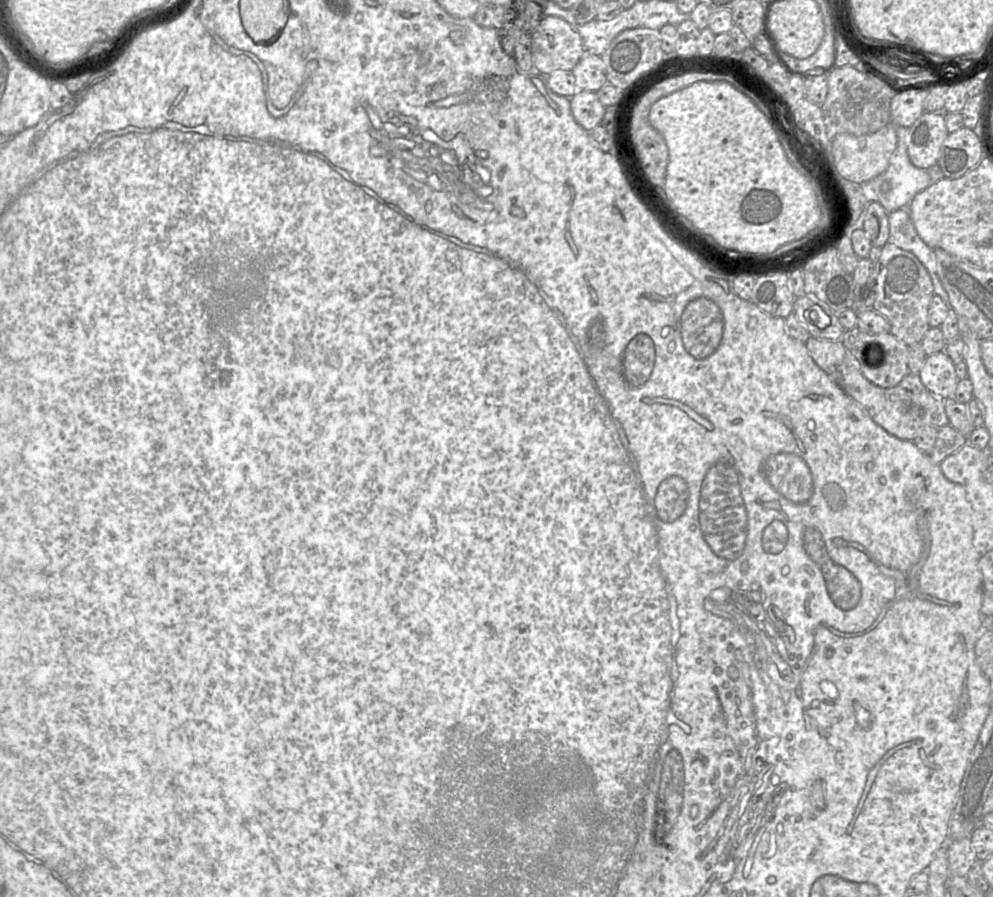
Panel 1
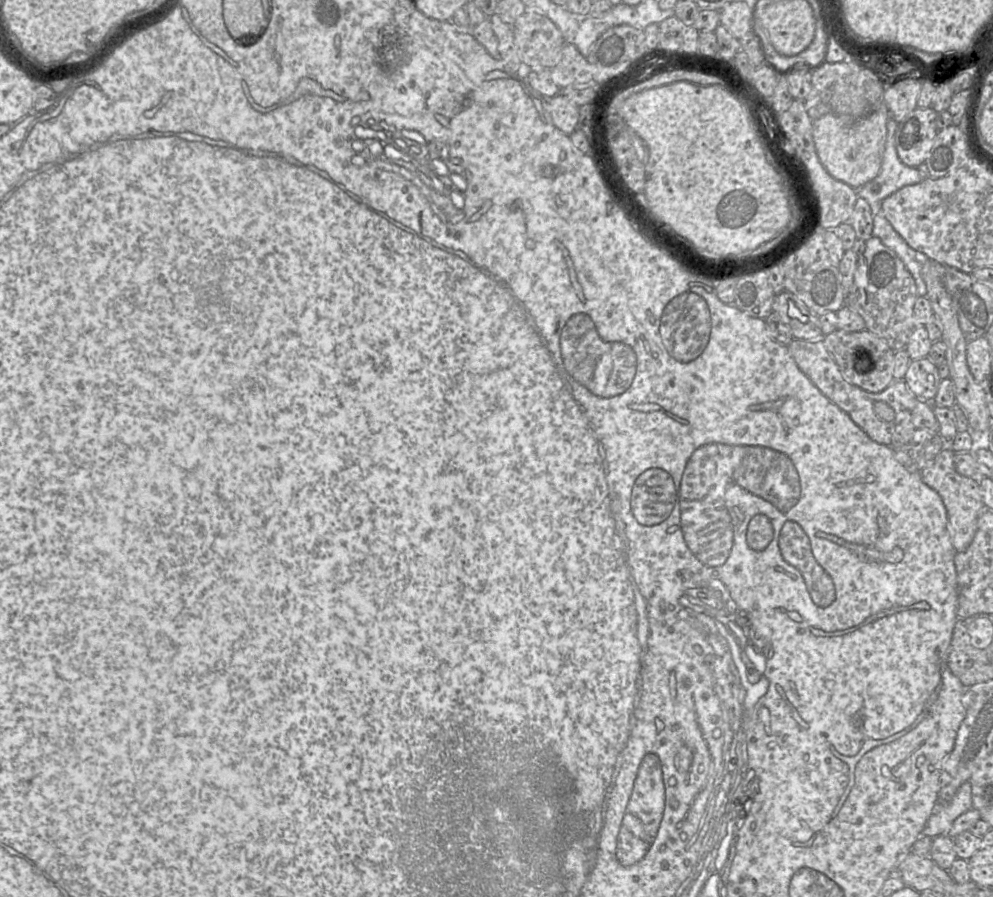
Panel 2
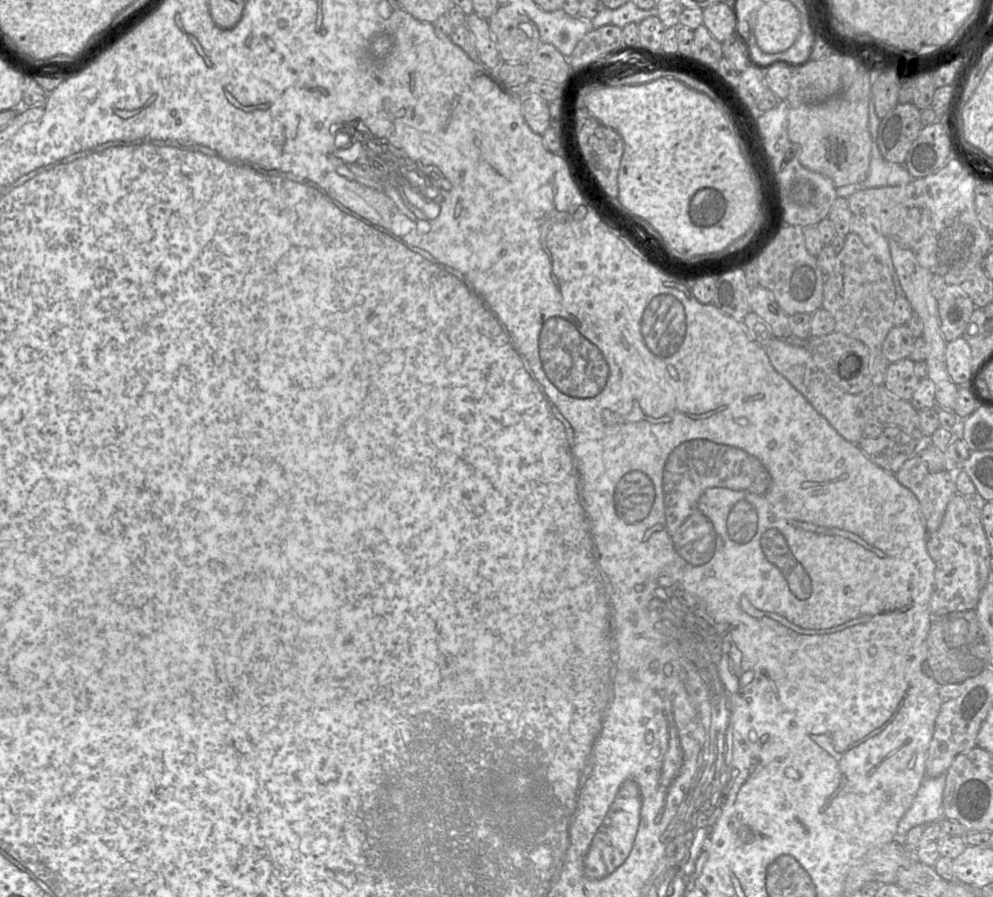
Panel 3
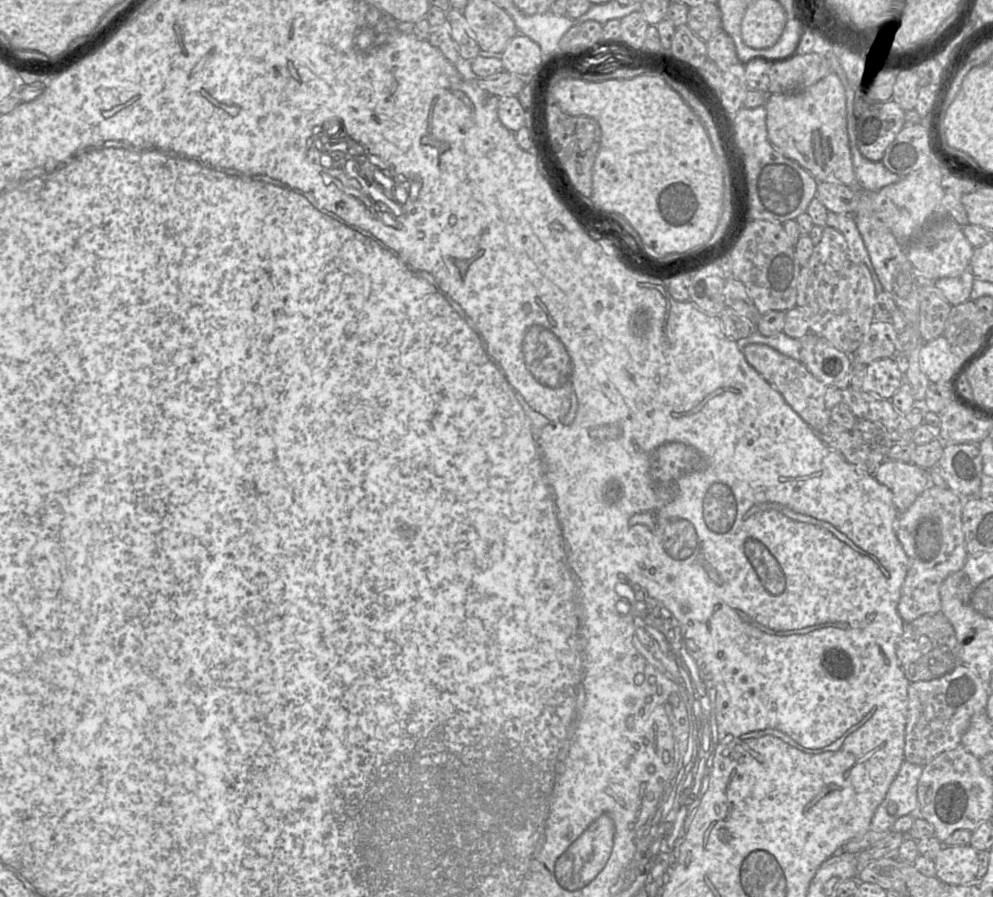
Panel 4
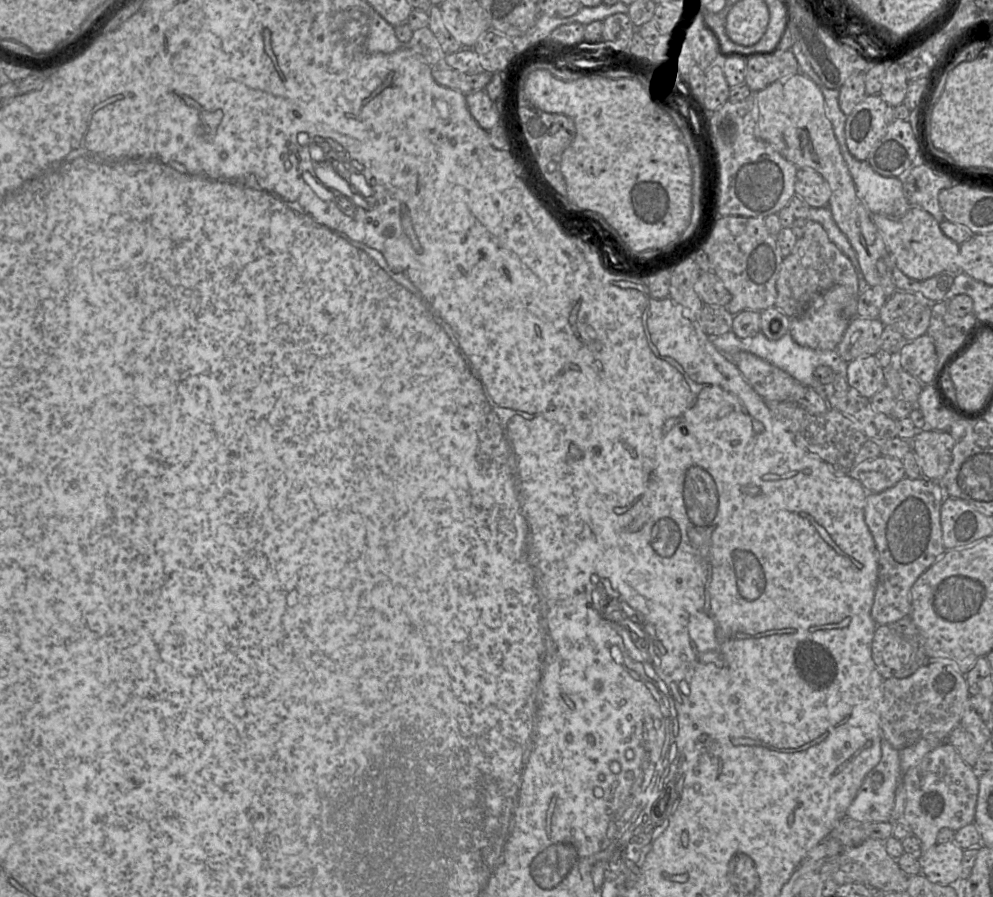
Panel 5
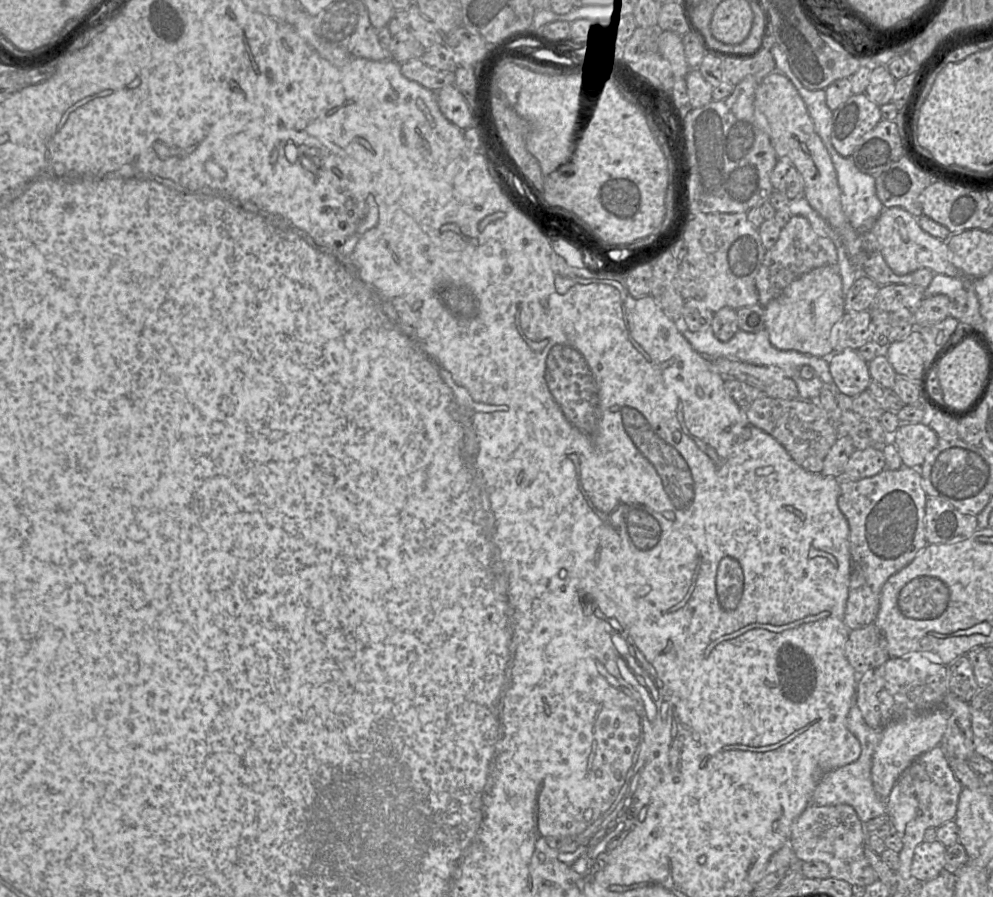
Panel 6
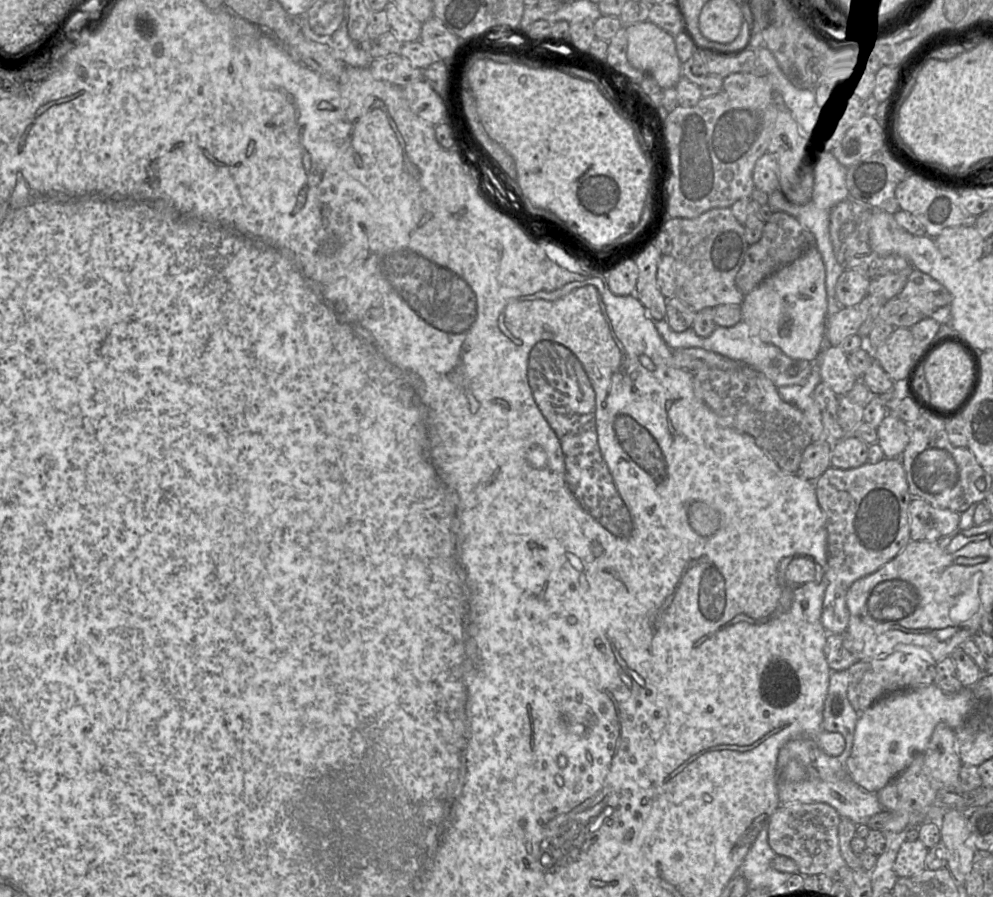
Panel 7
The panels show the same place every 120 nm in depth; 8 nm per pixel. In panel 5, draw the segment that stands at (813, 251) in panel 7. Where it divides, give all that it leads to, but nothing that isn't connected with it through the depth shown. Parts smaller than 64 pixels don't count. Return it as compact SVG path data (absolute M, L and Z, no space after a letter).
M835 285L831 287L829 290L814 299L801 315L790 317L791 321L788 333L800 346L817 350L836 350L836 347L841 341L849 323L854 317L858 316L857 298L858 295L854 294L852 290L846 286Z

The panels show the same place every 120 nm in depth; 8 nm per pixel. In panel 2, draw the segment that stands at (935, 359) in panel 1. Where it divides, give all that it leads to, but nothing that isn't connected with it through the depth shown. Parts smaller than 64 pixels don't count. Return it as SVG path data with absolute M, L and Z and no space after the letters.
M923 358L911 361L903 380L920 400L932 401L942 378L937 366Z

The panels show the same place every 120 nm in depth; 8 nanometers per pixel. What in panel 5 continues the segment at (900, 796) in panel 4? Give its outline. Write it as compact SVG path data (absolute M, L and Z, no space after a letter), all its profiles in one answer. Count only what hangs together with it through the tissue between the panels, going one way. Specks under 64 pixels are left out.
M883 739L881 759L865 777L847 816L866 823L890 821L896 790L901 782L899 751Z

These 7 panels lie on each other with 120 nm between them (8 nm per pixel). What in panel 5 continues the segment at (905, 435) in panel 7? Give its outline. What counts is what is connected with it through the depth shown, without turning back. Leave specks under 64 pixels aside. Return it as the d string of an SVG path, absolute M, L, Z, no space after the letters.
M921 429L911 440L911 451L923 477L939 482L946 474L955 445L947 431Z

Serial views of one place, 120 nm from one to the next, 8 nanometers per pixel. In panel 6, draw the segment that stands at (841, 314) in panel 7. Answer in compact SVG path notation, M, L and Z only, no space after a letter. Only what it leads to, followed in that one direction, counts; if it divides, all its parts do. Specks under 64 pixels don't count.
M846 311L833 326L831 344L835 351L857 350L871 340L870 311Z

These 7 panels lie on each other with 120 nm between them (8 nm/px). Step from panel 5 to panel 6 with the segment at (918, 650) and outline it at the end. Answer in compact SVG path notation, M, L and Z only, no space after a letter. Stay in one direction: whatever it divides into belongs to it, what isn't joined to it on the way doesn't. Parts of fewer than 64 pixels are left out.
M873 623L852 630L845 650L849 663L858 674L877 668L891 658L885 637Z

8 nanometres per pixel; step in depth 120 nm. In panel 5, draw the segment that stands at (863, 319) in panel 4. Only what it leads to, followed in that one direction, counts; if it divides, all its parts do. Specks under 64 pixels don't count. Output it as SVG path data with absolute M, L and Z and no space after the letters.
M807 220L803 236L797 239L791 253L782 260L774 307L788 317L797 317L814 299L835 285L846 286L854 294L860 294L858 276L851 261L829 239L820 224Z

